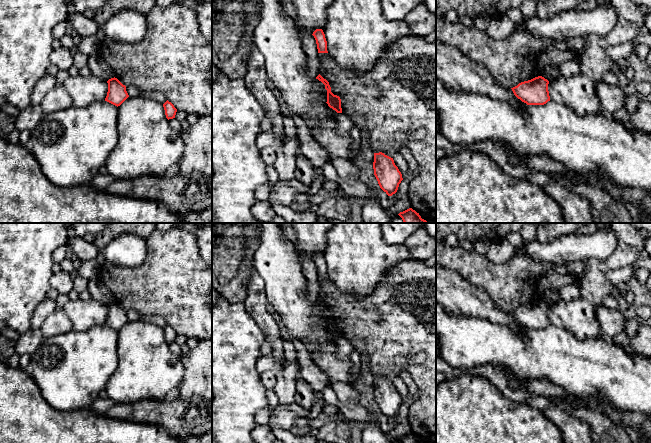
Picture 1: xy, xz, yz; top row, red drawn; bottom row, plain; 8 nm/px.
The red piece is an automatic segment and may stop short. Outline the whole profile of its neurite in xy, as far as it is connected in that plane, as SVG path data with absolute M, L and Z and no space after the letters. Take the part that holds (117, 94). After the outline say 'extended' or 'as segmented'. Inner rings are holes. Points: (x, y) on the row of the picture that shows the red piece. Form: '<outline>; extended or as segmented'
M111 78L107 81L108 92L105 101L120 106L128 97L126 86L123 85L117 78Z; as segmented

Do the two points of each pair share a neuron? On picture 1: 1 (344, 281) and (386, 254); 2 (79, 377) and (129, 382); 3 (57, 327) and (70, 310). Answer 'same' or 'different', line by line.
1: same
2: different
3: different

